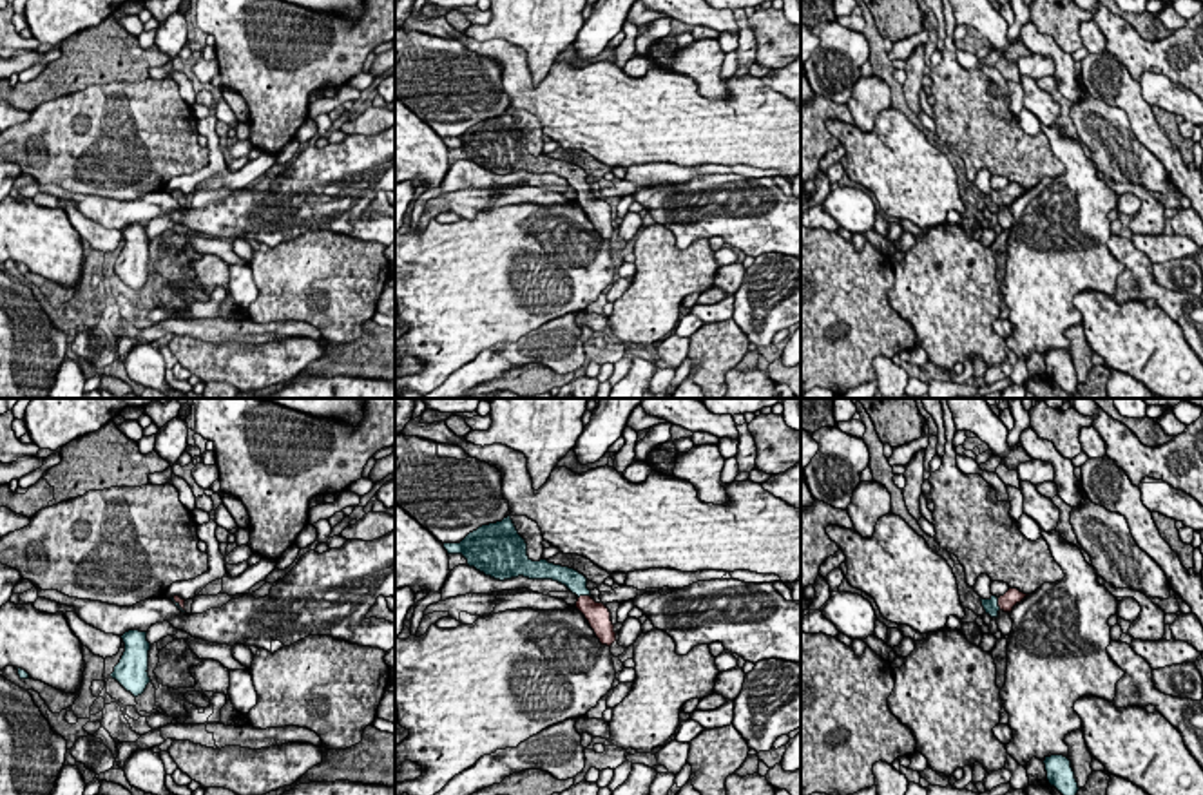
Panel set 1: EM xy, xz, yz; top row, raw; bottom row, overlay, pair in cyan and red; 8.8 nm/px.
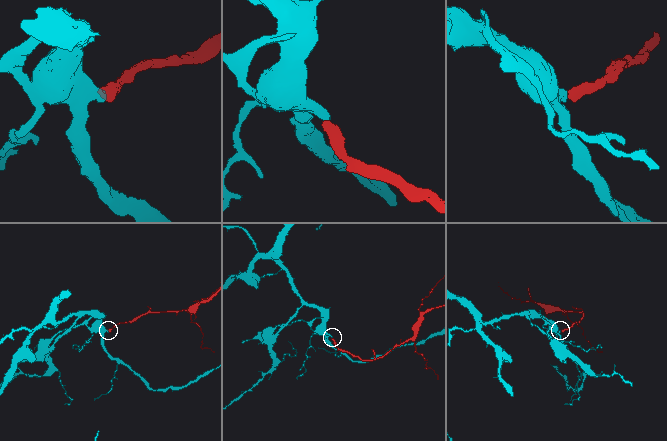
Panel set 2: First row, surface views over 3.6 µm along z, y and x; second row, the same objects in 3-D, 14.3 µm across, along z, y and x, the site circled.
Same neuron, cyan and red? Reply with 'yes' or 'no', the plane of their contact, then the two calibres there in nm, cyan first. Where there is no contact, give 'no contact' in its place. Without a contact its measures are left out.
yes | xz | 180/220 nm

